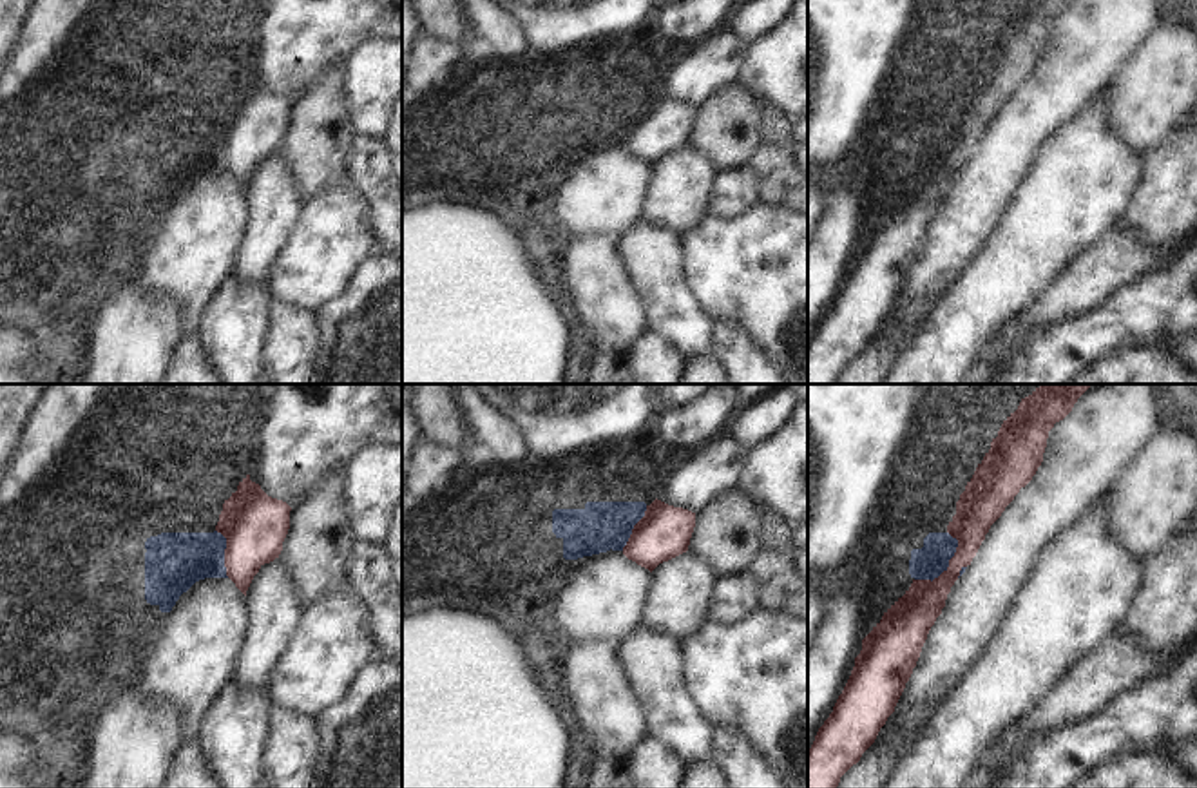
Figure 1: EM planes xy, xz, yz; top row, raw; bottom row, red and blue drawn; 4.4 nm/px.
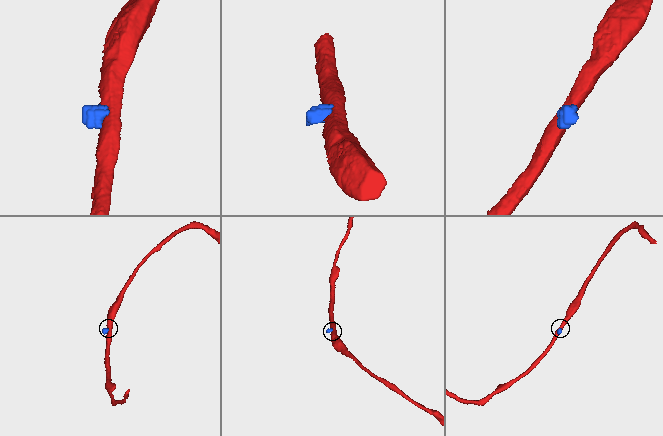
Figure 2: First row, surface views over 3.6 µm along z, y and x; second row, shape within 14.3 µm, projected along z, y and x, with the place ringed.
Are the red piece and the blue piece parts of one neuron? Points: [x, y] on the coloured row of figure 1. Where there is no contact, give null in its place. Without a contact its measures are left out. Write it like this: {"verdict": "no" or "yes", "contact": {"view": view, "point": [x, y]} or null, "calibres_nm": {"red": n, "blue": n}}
{"verdict": "no", "contact": {"view": "yz", "point": [948, 567]}, "calibres_nm": {"red": 190, "blue": 150}}

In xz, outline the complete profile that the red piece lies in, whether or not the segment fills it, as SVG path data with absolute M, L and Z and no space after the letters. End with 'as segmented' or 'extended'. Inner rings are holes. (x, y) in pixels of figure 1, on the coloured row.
M654 500L634 525L623 554L650 572L688 551L695 513Z; as segmented

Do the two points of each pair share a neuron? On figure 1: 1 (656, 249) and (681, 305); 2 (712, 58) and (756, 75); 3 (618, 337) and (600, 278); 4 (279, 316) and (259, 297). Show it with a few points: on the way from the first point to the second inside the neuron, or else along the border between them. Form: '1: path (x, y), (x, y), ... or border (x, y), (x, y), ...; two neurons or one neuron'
1: path (656, 263), (660, 283), (667, 290); one neuron
2: border (750, 44), (736, 82); two neurons
3: path (614, 323), (614, 316), (600, 297), (600, 292); one neuron
4: border (272, 301), (263, 346); two neurons

